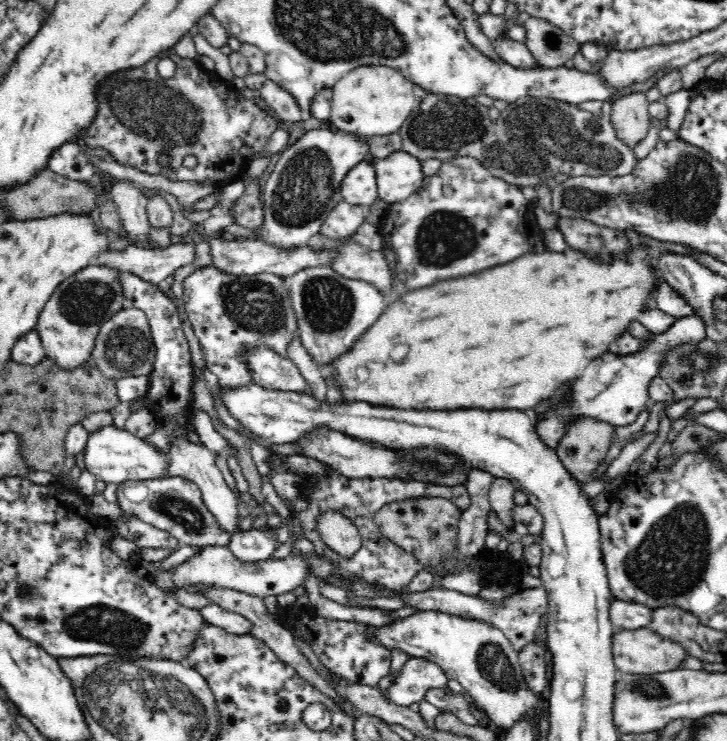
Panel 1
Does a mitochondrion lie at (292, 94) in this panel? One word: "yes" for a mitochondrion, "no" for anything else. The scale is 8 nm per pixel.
no

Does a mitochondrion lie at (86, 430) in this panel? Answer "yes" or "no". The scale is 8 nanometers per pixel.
no

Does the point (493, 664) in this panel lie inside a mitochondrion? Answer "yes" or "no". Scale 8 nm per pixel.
yes

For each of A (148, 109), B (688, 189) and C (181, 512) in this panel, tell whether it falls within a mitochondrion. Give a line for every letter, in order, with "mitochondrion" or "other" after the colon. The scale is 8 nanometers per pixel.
A: mitochondrion
B: mitochondrion
C: mitochondrion

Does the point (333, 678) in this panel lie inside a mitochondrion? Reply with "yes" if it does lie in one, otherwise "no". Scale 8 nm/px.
no

